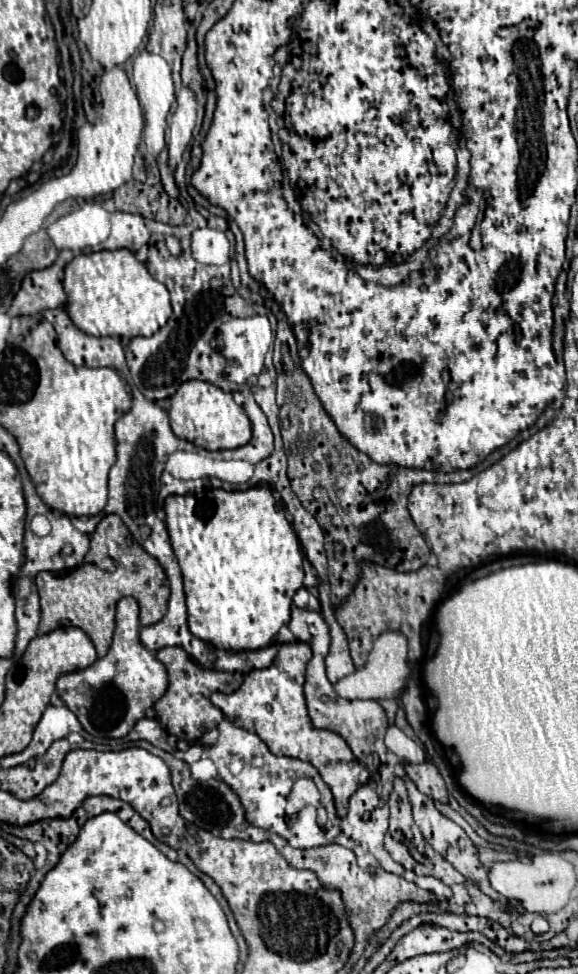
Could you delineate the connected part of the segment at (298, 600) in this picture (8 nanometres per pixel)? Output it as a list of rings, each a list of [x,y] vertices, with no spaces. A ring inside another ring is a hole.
[[[304,587],[296,591],[296,595],[292,597],[292,603],[294,603],[296,607],[308,607],[308,605],[312,605],[310,609],[316,609],[316,611],[320,609],[320,603],[316,603],[314,599],[310,599],[310,593],[308,593],[308,589],[304,589]]]

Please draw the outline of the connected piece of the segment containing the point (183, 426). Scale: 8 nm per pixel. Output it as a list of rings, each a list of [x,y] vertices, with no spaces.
[[[186,381],[178,387],[174,397],[170,397],[172,405],[168,409],[170,427],[176,437],[194,443],[196,447],[208,451],[220,449],[236,449],[248,443],[252,437],[252,425],[248,415],[244,415],[242,405],[236,405],[232,393],[222,391],[220,387],[206,381]]]

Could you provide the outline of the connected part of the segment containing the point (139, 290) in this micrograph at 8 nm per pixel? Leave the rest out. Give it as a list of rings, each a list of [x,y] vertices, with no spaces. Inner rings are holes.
[[[98,251],[98,253],[86,253],[74,257],[66,269],[64,269],[64,291],[68,295],[66,299],[66,311],[72,319],[72,323],[89,335],[96,337],[150,337],[160,327],[166,325],[166,321],[172,315],[170,307],[170,295],[168,289],[158,283],[146,269],[144,263],[140,263],[132,251]]]

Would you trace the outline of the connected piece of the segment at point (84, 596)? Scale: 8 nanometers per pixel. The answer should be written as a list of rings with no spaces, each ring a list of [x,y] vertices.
[[[104,515],[90,535],[90,551],[84,561],[74,569],[44,571],[36,575],[36,587],[40,593],[40,629],[38,635],[54,631],[58,627],[80,627],[94,643],[98,657],[104,657],[115,629],[115,609],[118,599],[134,597],[138,601],[140,624],[158,623],[168,607],[170,583],[164,569],[152,559],[138,541],[130,535],[128,527],[118,515]]]

